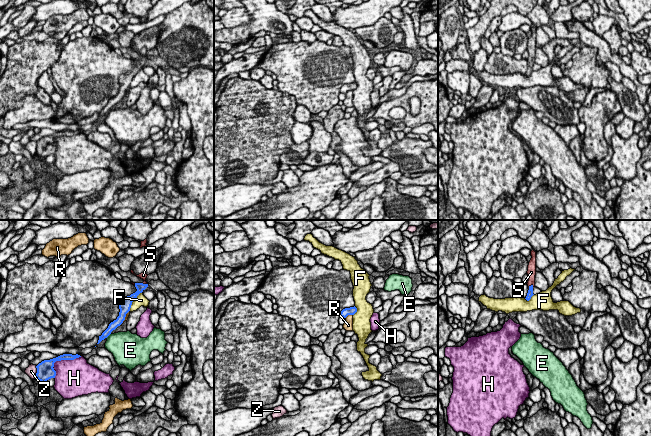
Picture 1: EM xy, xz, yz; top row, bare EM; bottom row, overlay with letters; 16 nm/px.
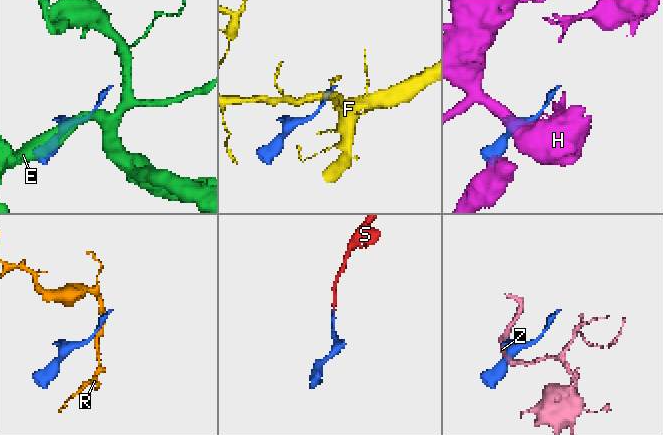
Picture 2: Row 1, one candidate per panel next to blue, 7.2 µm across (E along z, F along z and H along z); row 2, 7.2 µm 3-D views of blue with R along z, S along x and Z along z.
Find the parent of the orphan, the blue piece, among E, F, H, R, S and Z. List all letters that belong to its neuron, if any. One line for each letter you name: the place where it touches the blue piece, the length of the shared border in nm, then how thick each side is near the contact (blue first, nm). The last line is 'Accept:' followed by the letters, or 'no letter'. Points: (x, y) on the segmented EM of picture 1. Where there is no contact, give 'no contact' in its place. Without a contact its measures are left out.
S: contact yz (531, 285); length 100 nm; calibres 100 and 140 nm
Accept: S

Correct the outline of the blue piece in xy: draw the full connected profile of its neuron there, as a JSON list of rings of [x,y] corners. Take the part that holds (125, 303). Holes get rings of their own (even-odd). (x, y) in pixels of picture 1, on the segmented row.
[[[145,272],[136,276],[143,279],[144,282],[143,283],[131,282],[136,287],[137,291],[131,294],[130,296],[124,297],[119,300],[119,309],[120,309],[119,316],[117,317],[116,320],[111,322],[108,328],[102,333],[101,336],[99,336],[99,340],[97,344],[99,344],[102,340],[107,338],[113,330],[115,330],[118,326],[120,326],[123,323],[123,321],[125,320],[126,314],[130,311],[130,308],[134,299],[137,298],[137,296],[148,287],[148,284],[145,281],[148,275]]]

